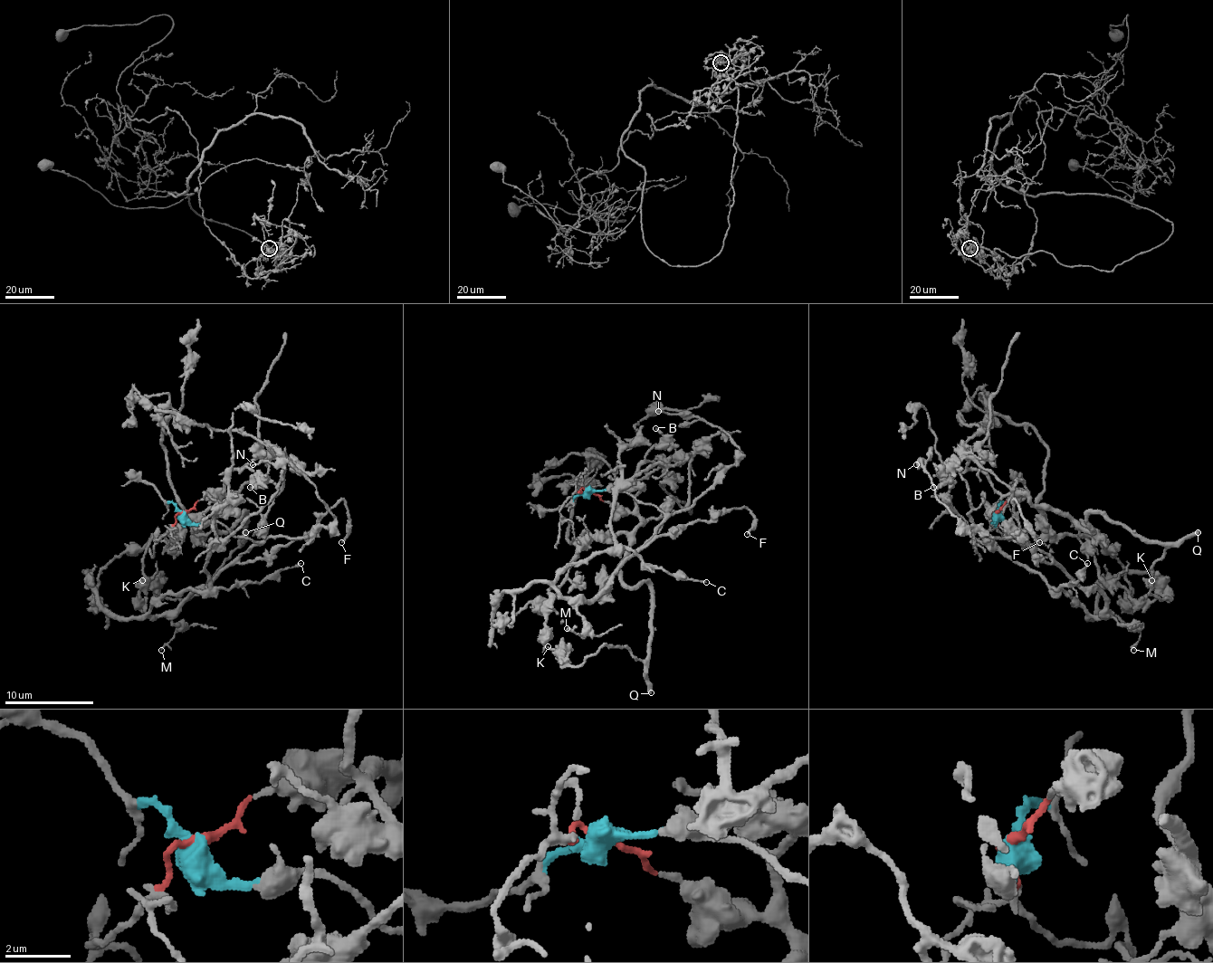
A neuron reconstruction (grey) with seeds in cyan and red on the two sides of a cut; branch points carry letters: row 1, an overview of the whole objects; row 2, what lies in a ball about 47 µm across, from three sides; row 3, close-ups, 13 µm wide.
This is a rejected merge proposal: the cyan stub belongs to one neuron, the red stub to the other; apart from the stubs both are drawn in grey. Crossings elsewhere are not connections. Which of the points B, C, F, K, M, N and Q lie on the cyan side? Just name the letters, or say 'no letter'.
C, F, M, N

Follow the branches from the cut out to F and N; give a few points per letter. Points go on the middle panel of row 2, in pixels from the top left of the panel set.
F: (589, 491), (626, 491), (654, 505), (664, 516), (644, 545), (733, 510), (753, 516), (747, 534)
N: (589, 491), (626, 491), (671, 514), (684, 511), (733, 462), (740, 449), (722, 429), (693, 416), (658, 412)

